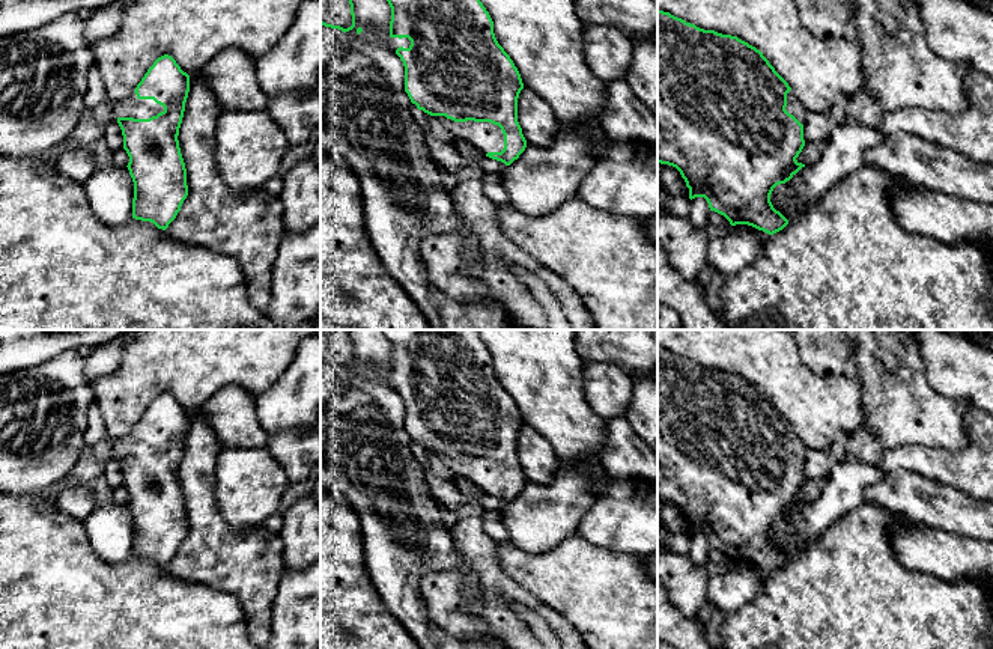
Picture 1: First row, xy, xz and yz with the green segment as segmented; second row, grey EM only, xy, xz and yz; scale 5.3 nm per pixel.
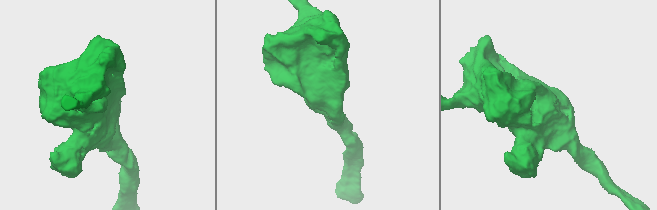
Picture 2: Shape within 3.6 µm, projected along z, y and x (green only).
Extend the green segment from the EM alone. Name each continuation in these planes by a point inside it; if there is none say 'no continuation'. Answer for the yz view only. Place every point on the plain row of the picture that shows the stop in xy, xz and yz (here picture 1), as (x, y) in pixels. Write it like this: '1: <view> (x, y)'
1: yz (795, 444)

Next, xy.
1: xy (131, 444)

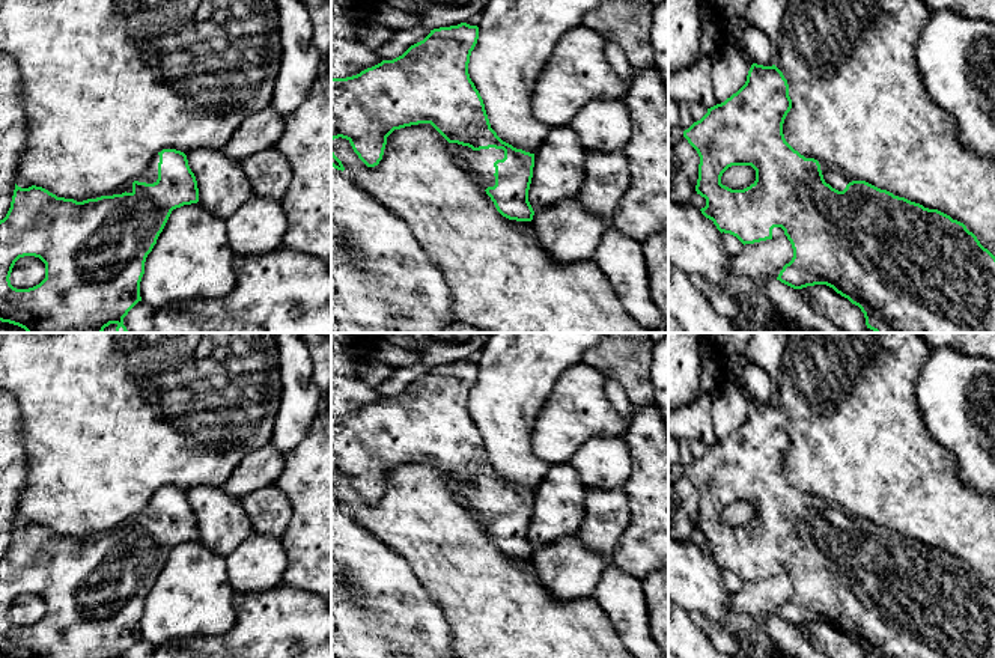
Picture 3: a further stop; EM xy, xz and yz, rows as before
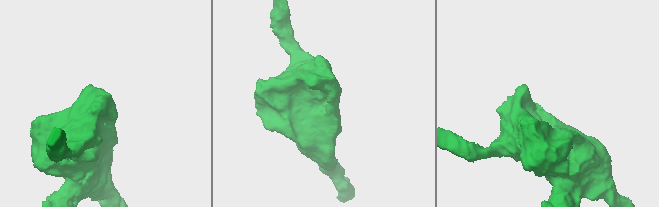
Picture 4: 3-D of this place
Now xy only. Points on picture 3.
1: xy (151, 512)

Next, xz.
1: xz (480, 500)

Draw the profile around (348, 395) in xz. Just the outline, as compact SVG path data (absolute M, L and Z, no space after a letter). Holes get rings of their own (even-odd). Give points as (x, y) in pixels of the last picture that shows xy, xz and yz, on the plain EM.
M331 373L331 414L346 416L381 401L376 387L363 382L358 378Z

